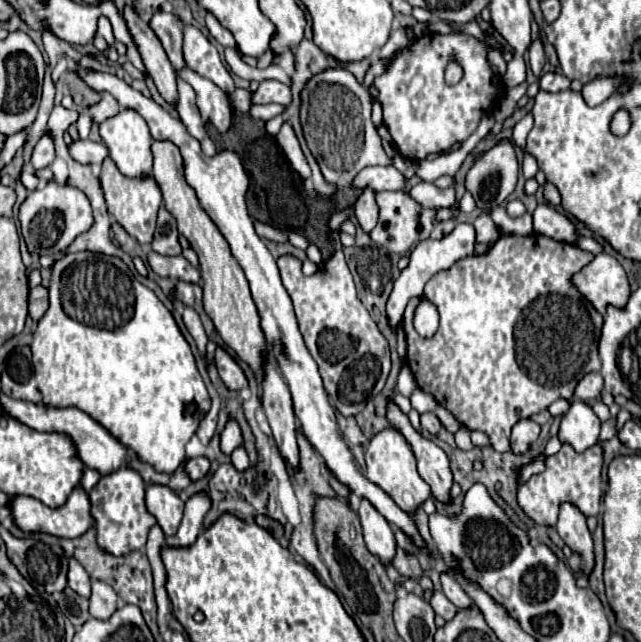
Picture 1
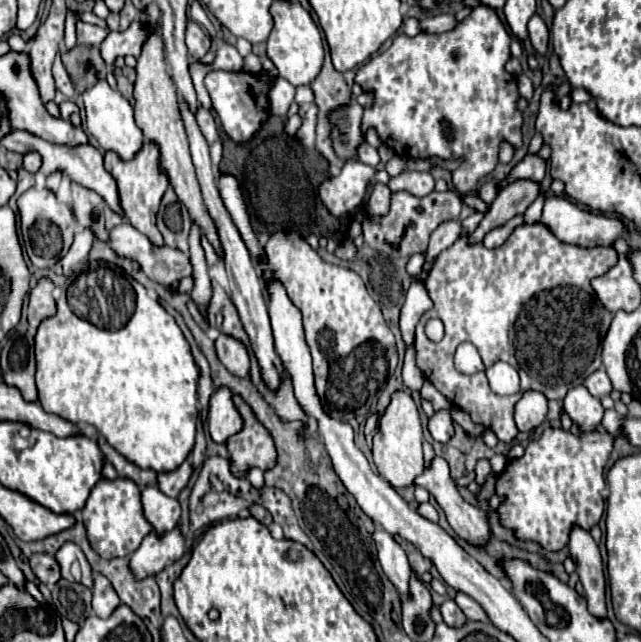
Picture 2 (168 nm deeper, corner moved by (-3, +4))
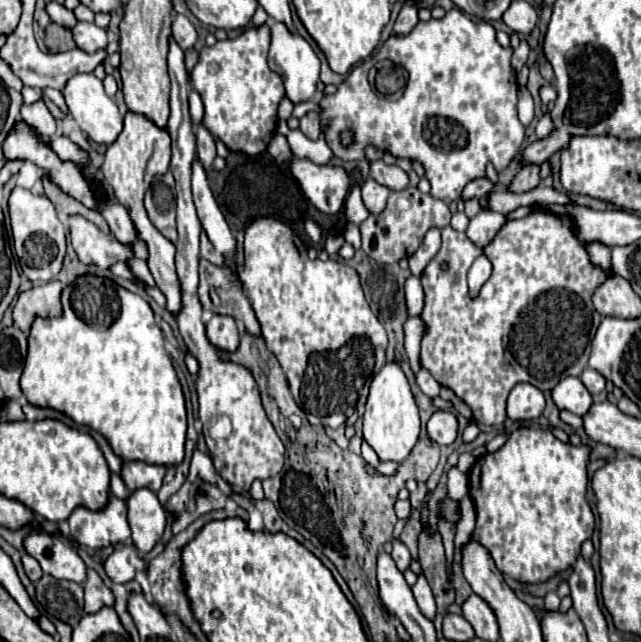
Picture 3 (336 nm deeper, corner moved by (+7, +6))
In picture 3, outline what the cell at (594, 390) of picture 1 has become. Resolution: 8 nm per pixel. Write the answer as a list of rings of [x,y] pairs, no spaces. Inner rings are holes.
[[[590,367],[584,369],[584,373],[580,375],[580,379],[582,379],[582,383],[586,385],[586,389],[588,389],[594,397],[598,397],[598,395],[604,391],[604,387],[606,387],[606,379],[604,379],[600,373],[596,373],[594,369],[590,369]]]

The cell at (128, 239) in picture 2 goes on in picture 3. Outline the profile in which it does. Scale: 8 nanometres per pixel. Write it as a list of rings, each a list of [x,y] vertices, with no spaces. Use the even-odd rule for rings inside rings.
[[[70,215],[68,229],[72,247],[84,265],[108,269],[112,263],[126,261],[132,257],[132,249],[128,245],[110,241],[106,233],[102,233],[94,223],[84,219],[82,215]]]

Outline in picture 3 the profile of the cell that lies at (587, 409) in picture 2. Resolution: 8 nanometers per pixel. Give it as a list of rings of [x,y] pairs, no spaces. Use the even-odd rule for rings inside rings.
[[[564,377],[554,389],[552,399],[558,409],[566,409],[574,415],[588,413],[592,405],[592,395],[584,387],[584,383],[578,377]]]

